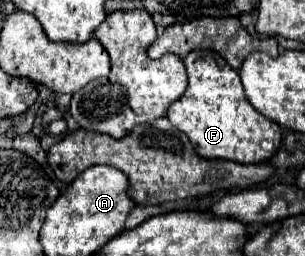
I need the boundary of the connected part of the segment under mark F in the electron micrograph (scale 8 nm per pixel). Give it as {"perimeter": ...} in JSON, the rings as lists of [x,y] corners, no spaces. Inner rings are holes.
{"perimeter":[[[212,50],[190,52],[184,58],[184,66],[188,70],[188,88],[186,88],[186,94],[178,102],[174,102],[174,106],[170,106],[168,120],[190,138],[194,150],[202,158],[224,158],[224,160],[232,160],[238,164],[258,164],[258,162],[269,160],[275,154],[276,147],[272,152],[267,151],[263,141],[273,143],[274,140],[282,141],[281,128],[276,122],[268,120],[258,110],[254,110],[254,106],[248,102],[248,98],[244,94],[244,86],[240,82],[238,72],[232,66],[228,66],[228,62],[220,54],[214,54]]]}

